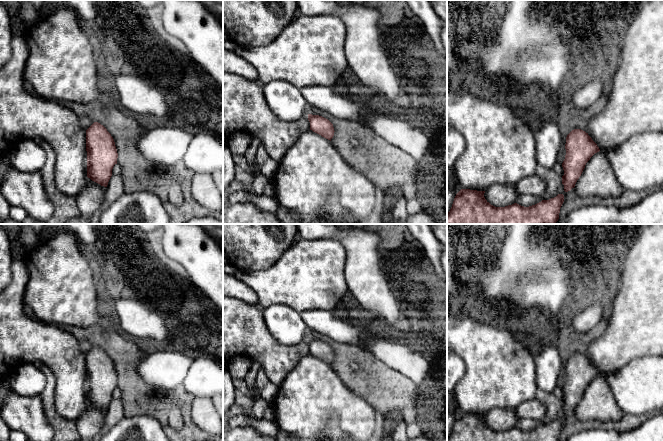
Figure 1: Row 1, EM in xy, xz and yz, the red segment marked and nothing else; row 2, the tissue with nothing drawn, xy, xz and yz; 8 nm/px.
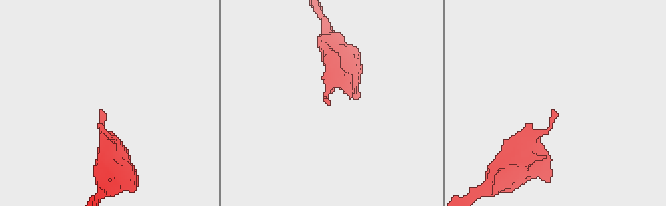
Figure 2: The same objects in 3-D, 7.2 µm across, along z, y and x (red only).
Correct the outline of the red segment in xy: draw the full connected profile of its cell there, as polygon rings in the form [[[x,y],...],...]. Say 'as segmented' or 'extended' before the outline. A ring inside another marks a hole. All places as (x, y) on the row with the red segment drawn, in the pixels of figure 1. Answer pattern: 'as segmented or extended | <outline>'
as segmented | [[[98,122],[86,130],[86,151],[87,177],[107,187],[112,169],[117,164],[118,153],[113,137]]]

